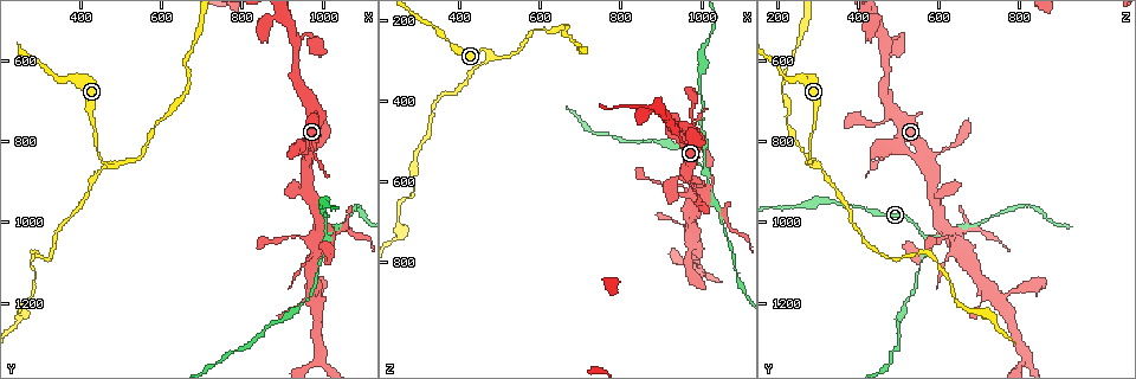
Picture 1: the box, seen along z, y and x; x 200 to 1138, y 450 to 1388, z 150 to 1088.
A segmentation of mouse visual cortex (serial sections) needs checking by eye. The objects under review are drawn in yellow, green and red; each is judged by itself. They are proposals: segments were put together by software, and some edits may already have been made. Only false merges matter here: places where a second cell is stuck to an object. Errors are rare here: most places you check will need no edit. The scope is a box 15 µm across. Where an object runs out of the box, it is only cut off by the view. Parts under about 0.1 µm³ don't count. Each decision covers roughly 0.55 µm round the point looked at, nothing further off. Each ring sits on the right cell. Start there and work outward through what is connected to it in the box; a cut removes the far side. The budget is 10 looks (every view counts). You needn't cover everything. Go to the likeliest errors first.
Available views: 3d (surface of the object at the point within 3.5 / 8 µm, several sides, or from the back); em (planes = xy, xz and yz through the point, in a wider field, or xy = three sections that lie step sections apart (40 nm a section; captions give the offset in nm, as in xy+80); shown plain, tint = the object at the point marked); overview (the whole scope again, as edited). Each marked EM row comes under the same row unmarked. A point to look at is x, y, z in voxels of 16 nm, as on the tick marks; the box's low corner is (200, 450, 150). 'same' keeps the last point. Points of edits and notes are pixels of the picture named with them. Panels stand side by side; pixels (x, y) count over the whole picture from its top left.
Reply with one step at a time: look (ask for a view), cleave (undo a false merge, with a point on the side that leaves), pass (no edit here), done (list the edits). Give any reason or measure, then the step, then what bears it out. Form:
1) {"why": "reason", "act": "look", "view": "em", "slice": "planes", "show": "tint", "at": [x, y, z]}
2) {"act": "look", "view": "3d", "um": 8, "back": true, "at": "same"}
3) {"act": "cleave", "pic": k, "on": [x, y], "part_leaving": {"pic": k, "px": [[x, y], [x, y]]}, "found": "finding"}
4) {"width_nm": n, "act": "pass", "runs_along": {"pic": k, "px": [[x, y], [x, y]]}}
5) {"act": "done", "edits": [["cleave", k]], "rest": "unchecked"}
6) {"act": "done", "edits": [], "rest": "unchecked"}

{"act": "look", "view": "3d", "um": 8, "at": [480, 860, 285]}

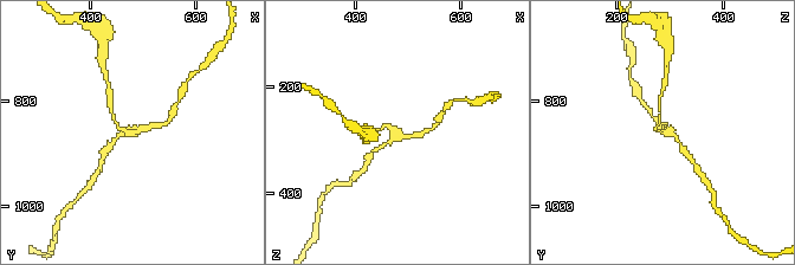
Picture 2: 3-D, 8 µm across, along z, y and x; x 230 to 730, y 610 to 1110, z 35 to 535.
{"why": "zoom in", "act": "look", "view": "3d", "um": 3.5, "at": [480, 855, 280]}

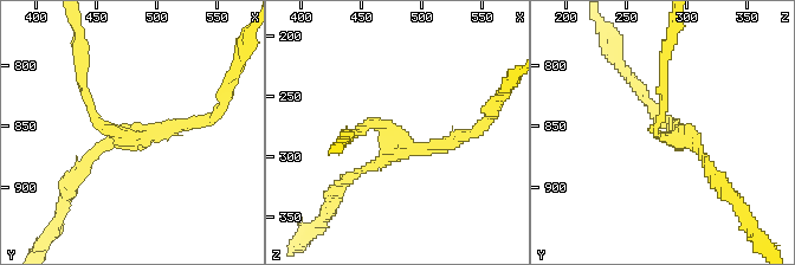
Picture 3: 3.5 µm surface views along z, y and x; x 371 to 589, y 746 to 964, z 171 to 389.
{"act": "look", "view": "em", "slice": "xy", "step": 3, "show": "tint", "at": [480, 860, 282]}

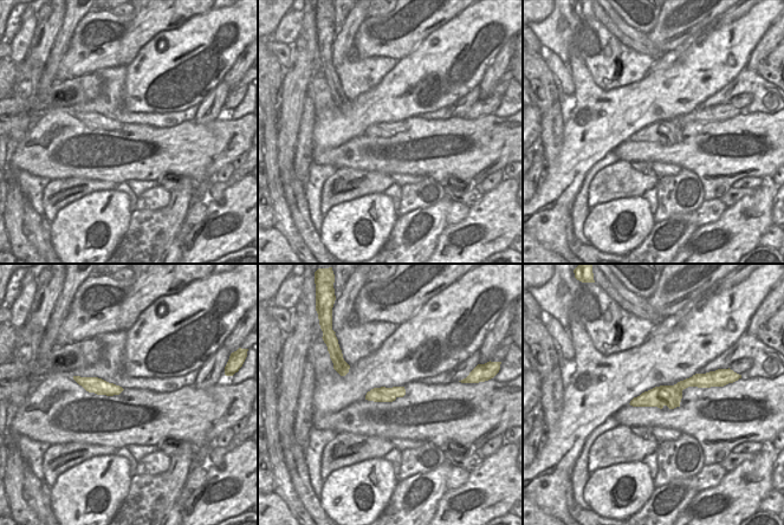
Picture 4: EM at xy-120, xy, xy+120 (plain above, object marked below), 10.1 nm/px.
{"arm_widths_nm": [100, 150, 150], "act": "cleave", "pic": 3, "on": [90, 154], "part_leaving": {"pic": 3, "px": [[394, 140], [333, 200]]}, "found": "two cells meet here"}

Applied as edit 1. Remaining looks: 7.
{"why": "redraw", "act": "look", "view": "overview"}

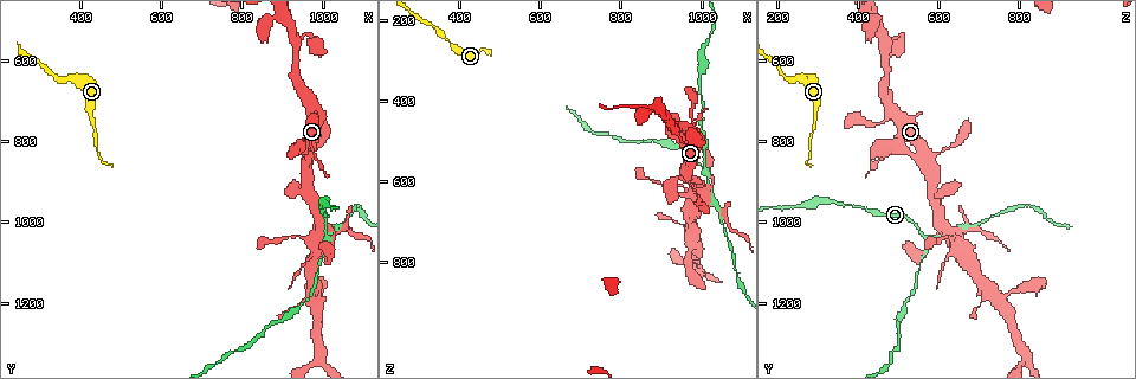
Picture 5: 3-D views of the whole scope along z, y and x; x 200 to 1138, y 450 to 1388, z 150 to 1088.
{"act": "look", "view": "3d", "um": 3.5, "at": [370, 640, 255]}

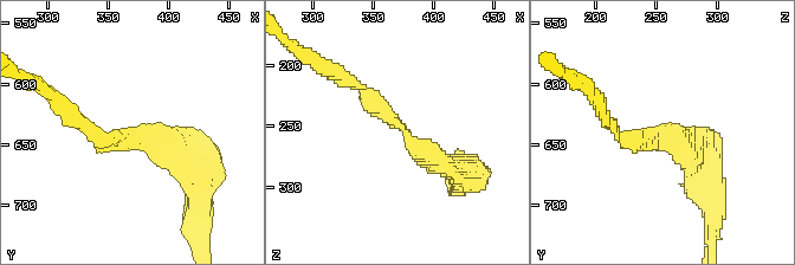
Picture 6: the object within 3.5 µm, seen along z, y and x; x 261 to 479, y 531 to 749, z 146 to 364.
{"arm_widths_nm": [150, 350], "why": "shape alone is not enough", "act": "look", "view": "em", "slice": "planes", "show": "tint", "at": [374, 644, 252]}

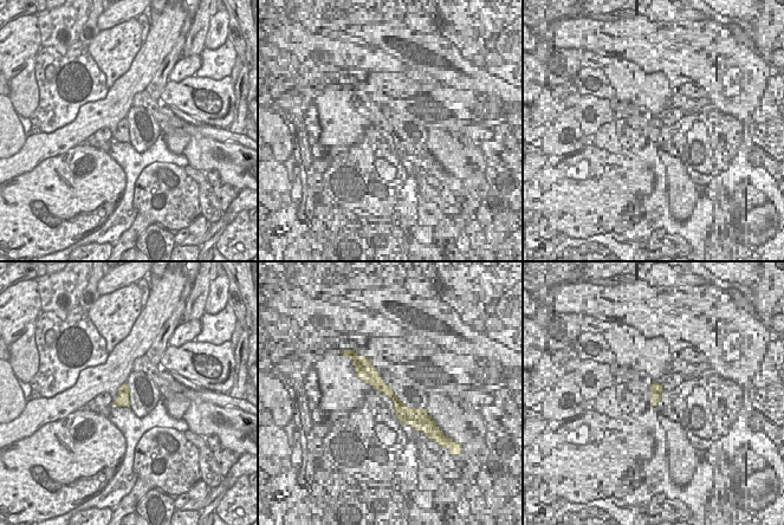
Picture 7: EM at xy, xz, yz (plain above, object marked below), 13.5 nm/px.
{"width_nm": 190, "act": "pass", "runs_along": {"pic": 6, "px": [[454, 170], [418, 149], [346, 79]]}, "found": "one cell here"}

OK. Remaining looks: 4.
{"why": "arms part here", "act": "look", "view": "em", "slice": "xy", "step": 3, "show": "tint", "at": [1005, 1045, 580]}

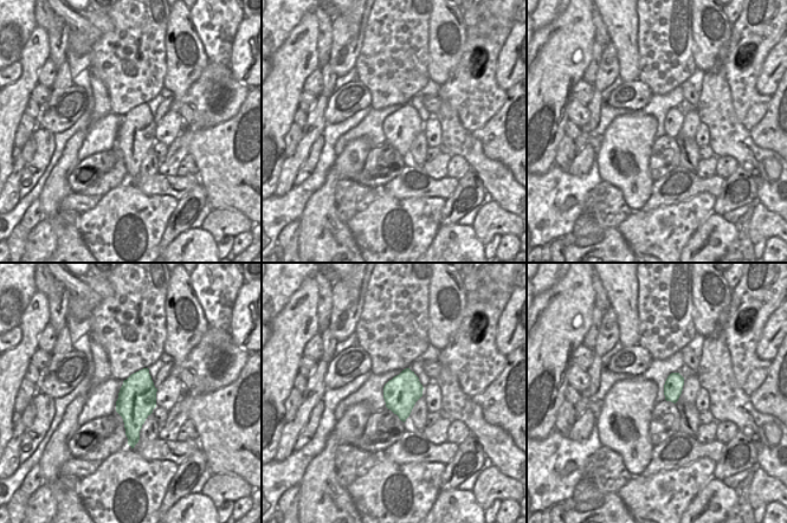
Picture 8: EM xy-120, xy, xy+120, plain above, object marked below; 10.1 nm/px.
{"act": "look", "view": "3d", "um": 3.5, "at": "same"}

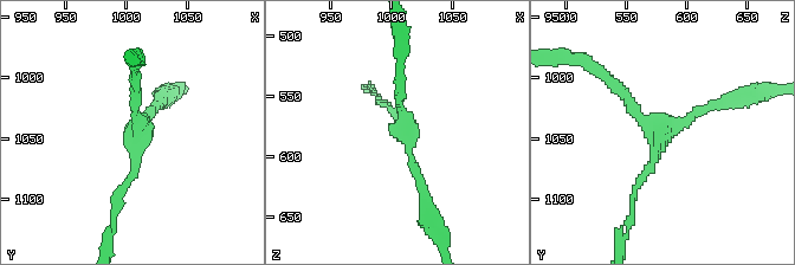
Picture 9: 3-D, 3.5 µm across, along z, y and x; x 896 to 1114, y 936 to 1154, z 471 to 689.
{"act": "pass", "runs_along": {"pic": 9, "px": [[603, 71], [658, 133], [633, 198]]}, "found": "continuous, no second cell"}

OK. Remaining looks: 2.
{"why": "three-way junction", "act": "look", "view": "3d", "um": 3.5, "at": [960, 845, 570]}

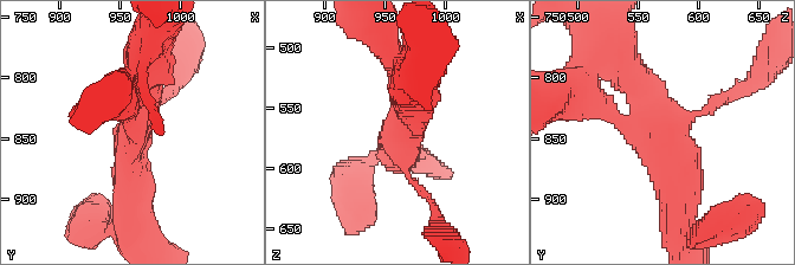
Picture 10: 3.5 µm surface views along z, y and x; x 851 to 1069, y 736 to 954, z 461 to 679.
{"why": "shape alone is not enough", "act": "look", "view": "em", "slice": "xy", "step": 1, "show": "tint", "at": [962, 840, 570]}

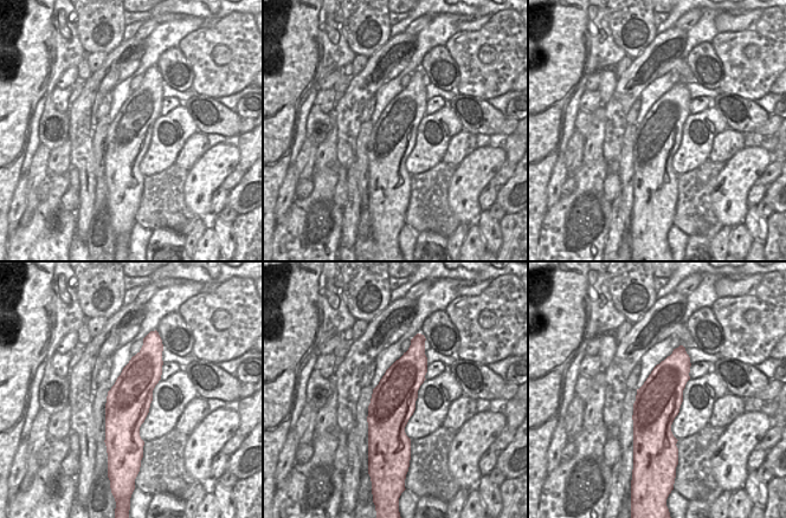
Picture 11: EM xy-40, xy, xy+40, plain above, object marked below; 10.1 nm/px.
{"act": "pass", "runs_along": {"pic": 10, "px": [[621, 63], [664, 131], [682, 200]]}, "found": "all the same cell"}

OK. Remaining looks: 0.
{"act": "done", "edits": [["cleave", 3]], "rest": "unchecked"}

